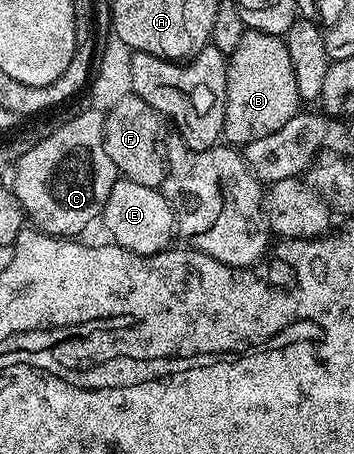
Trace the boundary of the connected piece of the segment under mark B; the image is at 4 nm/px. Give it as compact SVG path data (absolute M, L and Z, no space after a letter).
M246 29L243 40L239 40L239 48L227 58L224 141L234 148L244 148L251 140L263 140L263 136L279 132L302 106L299 88L295 88L291 52L287 52L284 37Z

